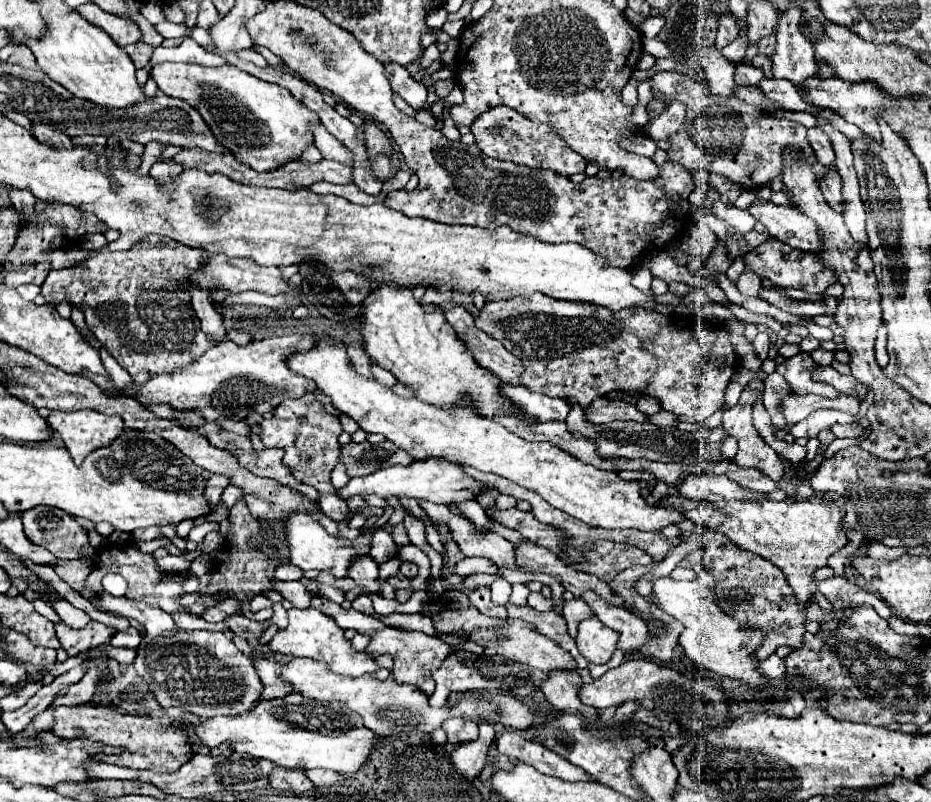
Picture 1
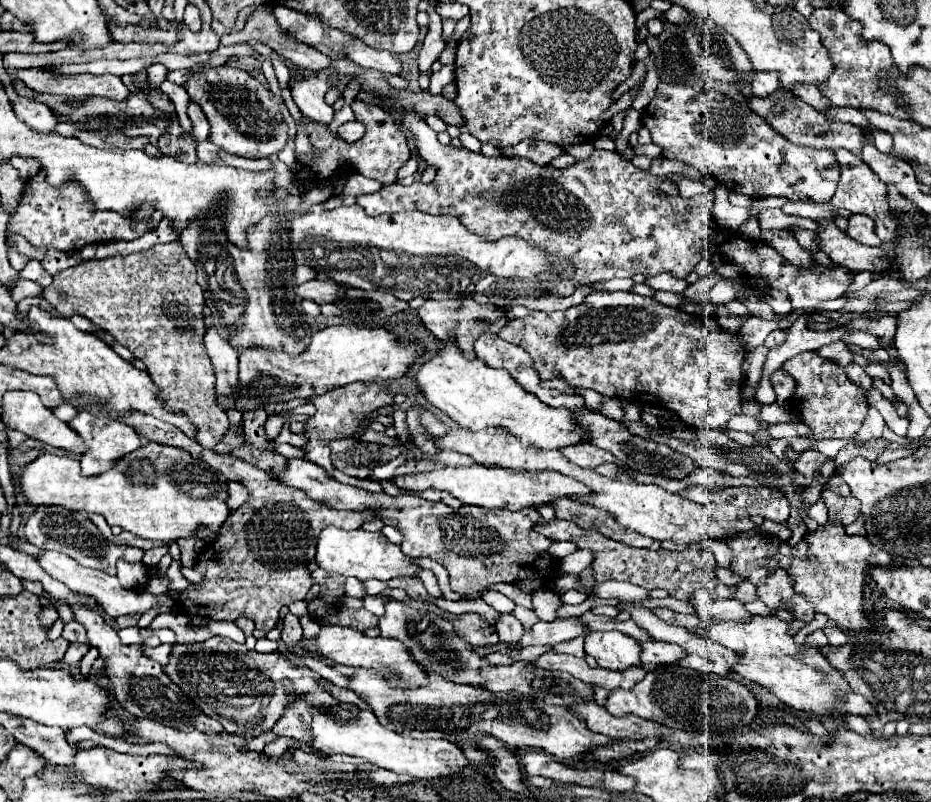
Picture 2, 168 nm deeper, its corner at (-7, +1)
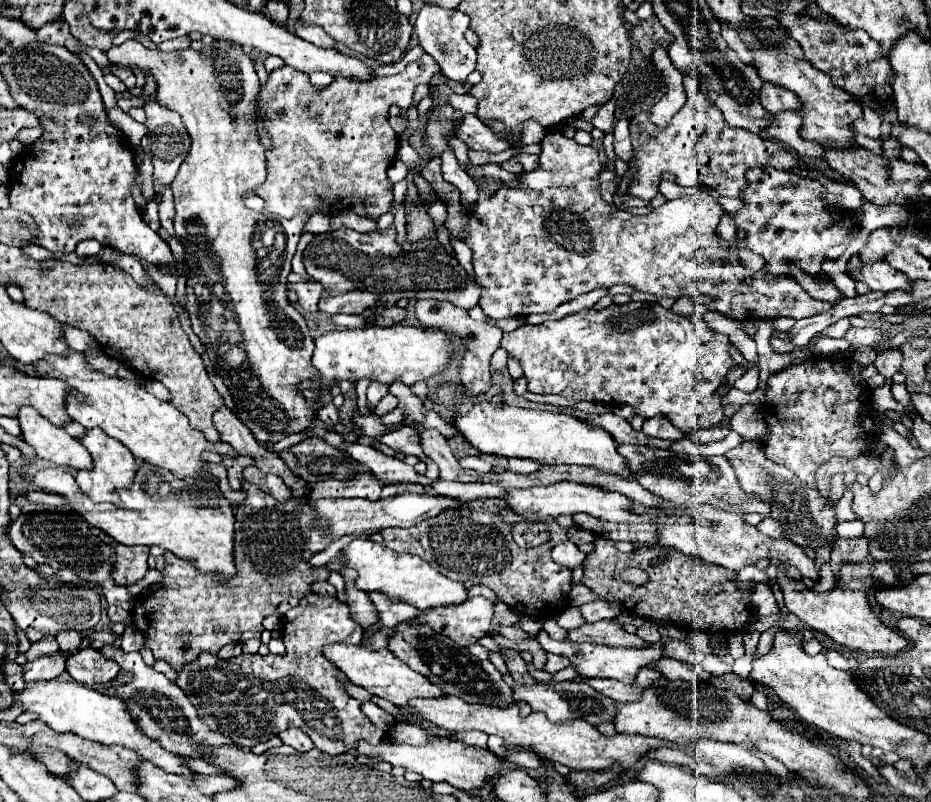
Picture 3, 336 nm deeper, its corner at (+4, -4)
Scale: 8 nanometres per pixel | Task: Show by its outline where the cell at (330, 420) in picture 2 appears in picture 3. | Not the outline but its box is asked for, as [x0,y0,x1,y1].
[367,381,389,411]

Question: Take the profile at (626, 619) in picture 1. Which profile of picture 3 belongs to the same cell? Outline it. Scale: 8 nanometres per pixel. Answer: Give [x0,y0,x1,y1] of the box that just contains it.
[647,657,713,683]

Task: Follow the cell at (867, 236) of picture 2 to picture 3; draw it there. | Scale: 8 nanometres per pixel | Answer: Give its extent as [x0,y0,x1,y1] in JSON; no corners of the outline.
[860,229,897,263]

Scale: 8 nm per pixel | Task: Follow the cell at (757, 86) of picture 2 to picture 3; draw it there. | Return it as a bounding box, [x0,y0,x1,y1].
[757,83,799,113]

